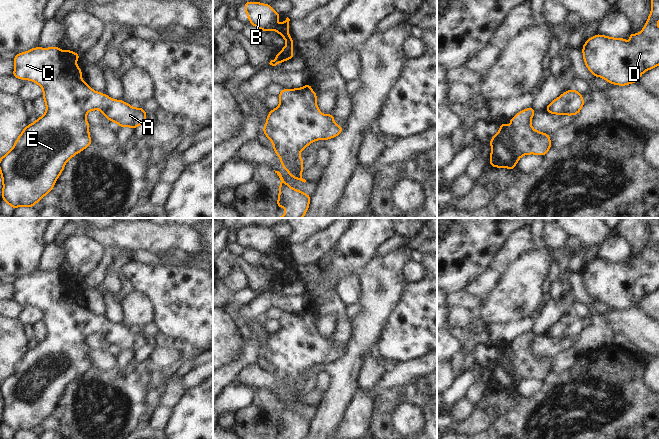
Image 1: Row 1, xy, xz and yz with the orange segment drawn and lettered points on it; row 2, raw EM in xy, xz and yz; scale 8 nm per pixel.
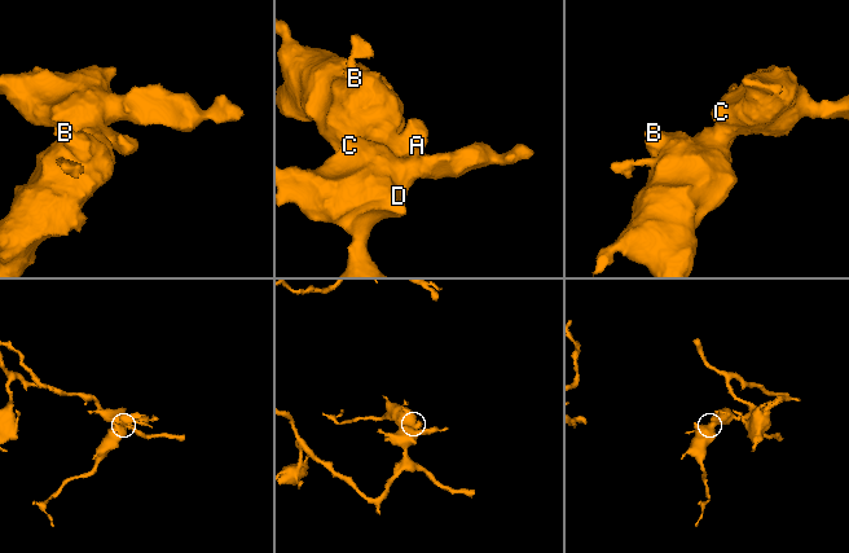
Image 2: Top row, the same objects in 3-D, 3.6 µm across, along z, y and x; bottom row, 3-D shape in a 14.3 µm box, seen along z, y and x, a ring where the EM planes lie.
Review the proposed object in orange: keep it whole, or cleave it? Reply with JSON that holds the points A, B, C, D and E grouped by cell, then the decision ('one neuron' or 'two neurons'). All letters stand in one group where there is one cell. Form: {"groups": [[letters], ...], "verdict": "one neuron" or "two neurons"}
{"groups": [["A", "B", "C", "D", "E"]], "verdict": "one neuron"}

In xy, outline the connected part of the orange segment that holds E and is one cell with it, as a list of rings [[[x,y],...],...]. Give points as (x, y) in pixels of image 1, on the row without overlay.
[[[35,271],[27,276],[16,278],[13,286],[14,302],[31,304],[43,312],[46,328],[45,338],[27,349],[19,359],[13,372],[0,382],[0,396],[3,405],[2,424],[13,433],[19,430],[33,431],[41,422],[53,413],[66,386],[75,378],[93,368],[89,360],[86,338],[100,333],[109,344],[120,351],[135,353],[147,345],[143,332],[133,332],[123,324],[113,324],[106,318],[91,313],[81,301],[82,294],[76,289],[81,279],[71,273]]]

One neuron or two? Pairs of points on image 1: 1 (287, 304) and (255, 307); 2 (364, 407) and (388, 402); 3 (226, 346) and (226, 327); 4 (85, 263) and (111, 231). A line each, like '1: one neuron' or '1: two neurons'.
1: one neuron
2: two neurons
3: one neuron
4: two neurons

